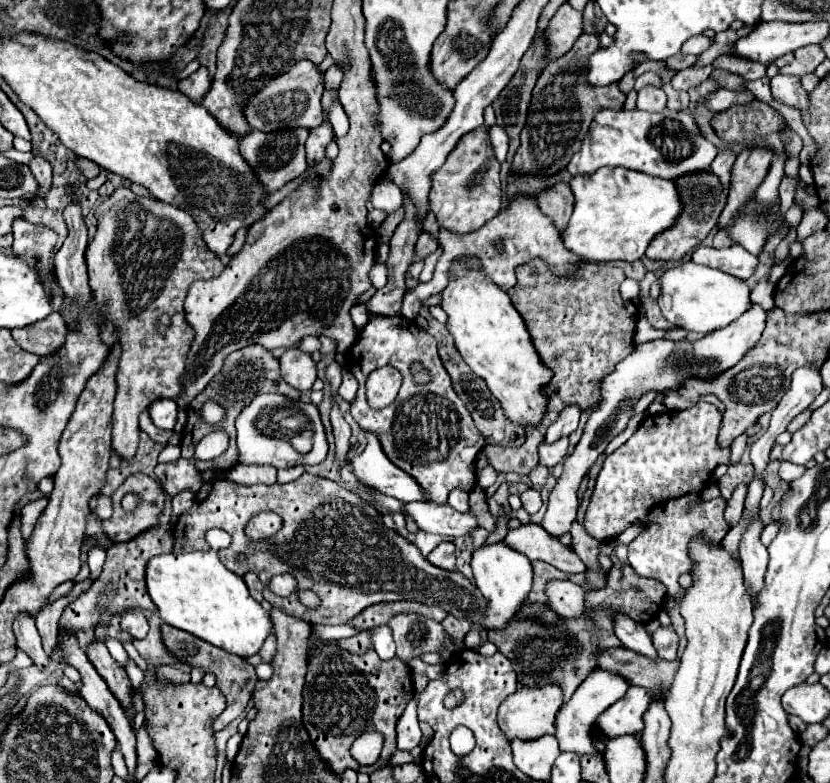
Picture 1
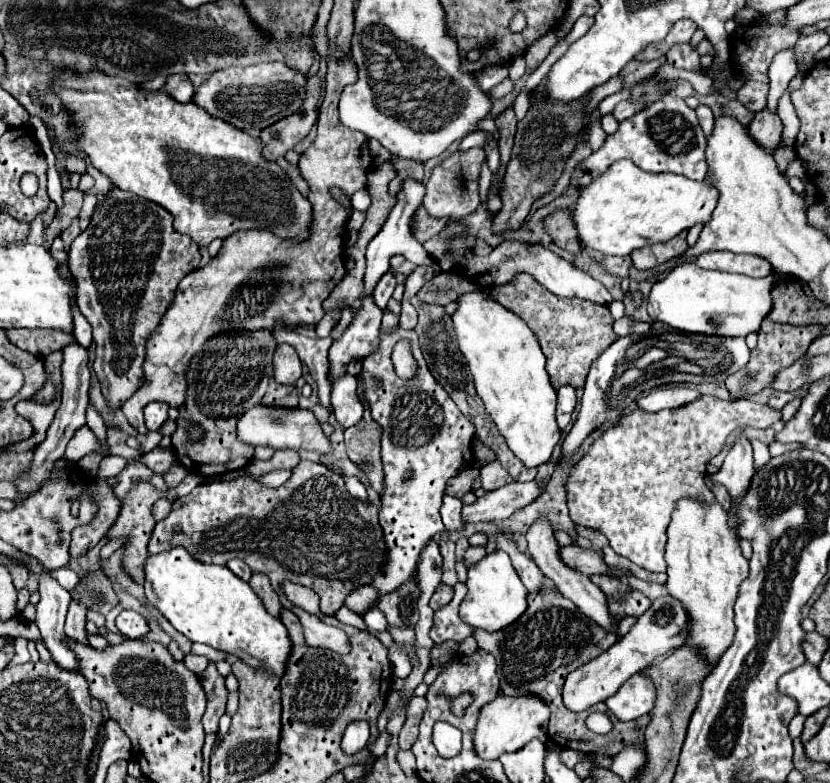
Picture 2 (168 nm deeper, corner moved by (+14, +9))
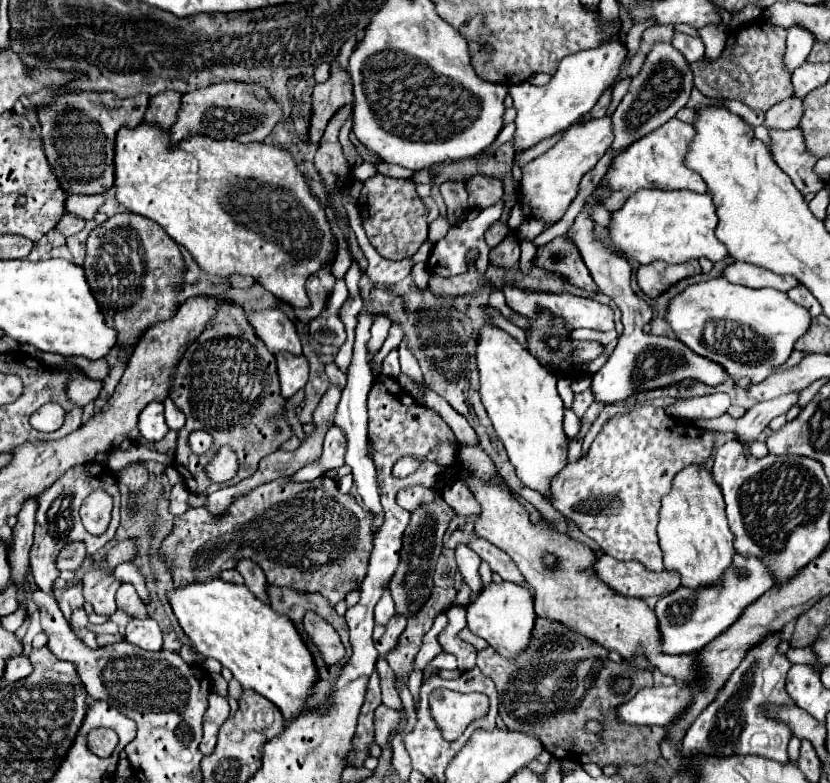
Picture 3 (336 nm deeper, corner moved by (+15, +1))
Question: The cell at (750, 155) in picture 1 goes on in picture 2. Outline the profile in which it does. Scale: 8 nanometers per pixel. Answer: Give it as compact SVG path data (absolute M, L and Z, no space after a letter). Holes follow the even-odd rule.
M759 111L759 113L755 113L747 131L749 131L751 139L755 143L759 143L759 147L763 147L767 151L773 151L781 141L783 125L781 125L777 115L767 113L767 111Z

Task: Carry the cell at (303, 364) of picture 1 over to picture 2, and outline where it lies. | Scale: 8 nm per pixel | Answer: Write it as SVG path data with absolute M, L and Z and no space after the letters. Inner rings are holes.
M277 345L273 355L273 377L283 385L295 385L301 377L301 361L291 345Z

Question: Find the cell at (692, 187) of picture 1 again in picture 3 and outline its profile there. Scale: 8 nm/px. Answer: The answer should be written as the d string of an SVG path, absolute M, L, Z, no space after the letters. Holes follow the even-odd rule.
M656 261L650 265L642 265L636 271L636 279L644 295L650 299L656 299L658 295L668 291L678 281L692 277L692 275L700 275L700 273L702 269L698 261L686 261L680 265L668 265L664 261Z

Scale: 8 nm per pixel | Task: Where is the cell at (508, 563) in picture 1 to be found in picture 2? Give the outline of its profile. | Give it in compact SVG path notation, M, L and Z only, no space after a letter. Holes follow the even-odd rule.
M493 551L493 553L487 553L481 561L469 565L467 567L467 589L469 591L465 599L461 601L459 617L471 627L479 627L485 631L499 631L505 625L511 625L515 619L519 619L523 611L527 609L527 601L525 601L527 589L517 577L507 553Z

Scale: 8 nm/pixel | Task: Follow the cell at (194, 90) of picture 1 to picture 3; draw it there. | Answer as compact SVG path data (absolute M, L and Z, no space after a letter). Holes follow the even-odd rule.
M160 93L150 99L148 111L144 115L144 123L156 123L160 129L170 129L172 123L176 121L176 111L180 107L180 93Z

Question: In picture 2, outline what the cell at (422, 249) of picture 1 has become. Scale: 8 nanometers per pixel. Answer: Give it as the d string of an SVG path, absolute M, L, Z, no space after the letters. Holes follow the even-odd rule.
M387 271L387 273L385 273L385 277L381 277L381 281L377 283L377 289L375 289L373 297L375 297L375 303L377 303L381 309L385 309L385 307L387 307L387 301L391 299L391 293L393 293L395 285L397 285L395 275L393 275L393 273L389 273L389 271Z

